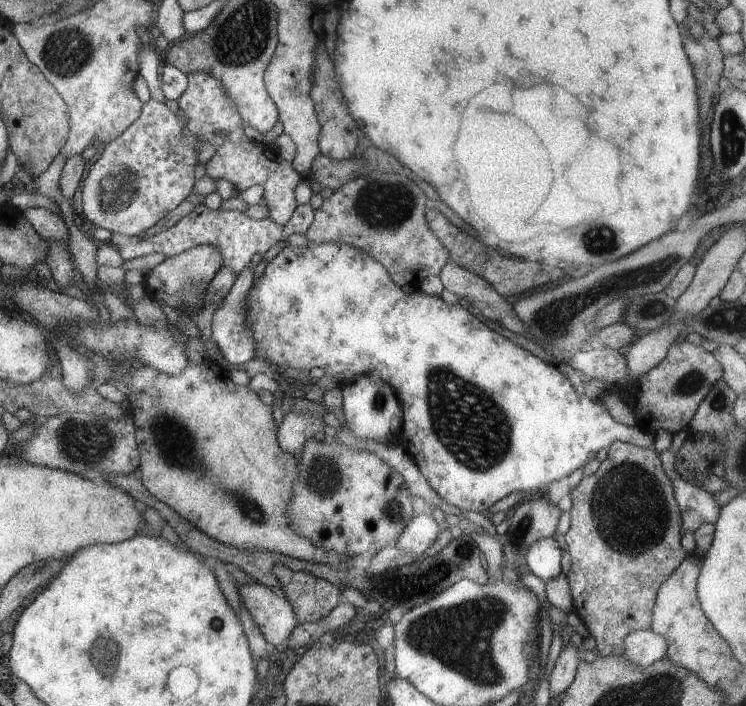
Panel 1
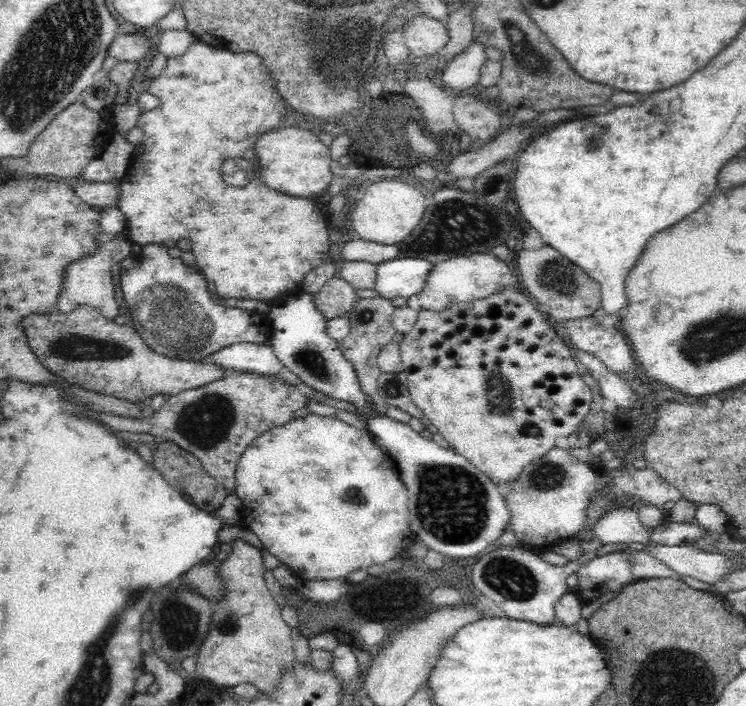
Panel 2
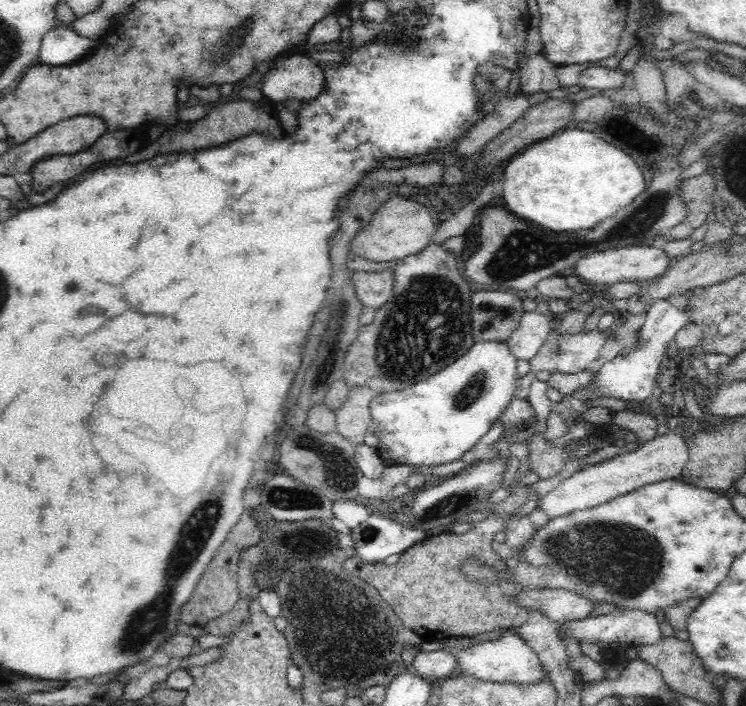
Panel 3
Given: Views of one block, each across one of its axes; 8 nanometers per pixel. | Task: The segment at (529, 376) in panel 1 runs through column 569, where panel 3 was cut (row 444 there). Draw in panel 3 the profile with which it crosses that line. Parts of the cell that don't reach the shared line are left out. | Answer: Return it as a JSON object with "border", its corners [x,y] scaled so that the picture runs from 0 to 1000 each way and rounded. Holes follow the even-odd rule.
{"border":[[[639,482],[622,501],[625,504],[619,504],[601,521],[590,524],[576,538],[560,541],[558,547],[539,551],[536,555],[512,557],[511,561],[501,564],[495,574],[497,599],[507,609],[504,618],[523,637],[517,640],[520,652],[555,654],[571,660],[606,654],[635,633],[635,629],[657,609],[658,596],[668,598],[673,581],[688,564],[690,541],[694,537],[692,528],[694,507],[684,494],[681,482]]]}

